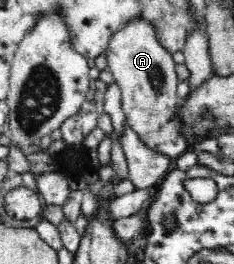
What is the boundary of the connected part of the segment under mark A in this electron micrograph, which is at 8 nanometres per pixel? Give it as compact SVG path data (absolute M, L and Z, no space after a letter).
M140 17L128 22L112 34L105 53L107 67L121 89L122 112L128 126L150 150L172 159L182 155L186 150L187 136L176 110L176 105L182 103L176 88L176 63L172 60L172 53L158 42L150 22Z

